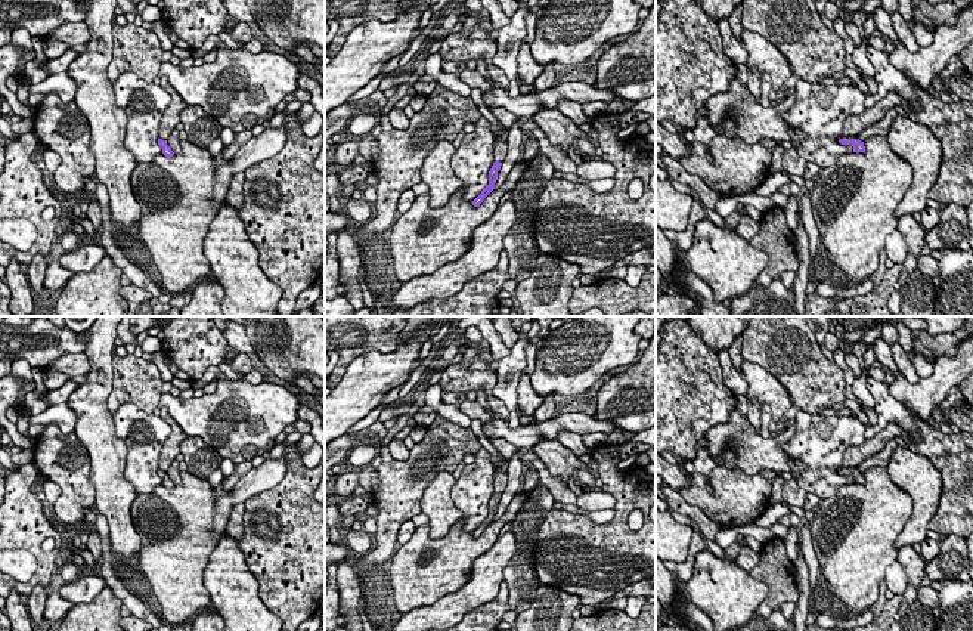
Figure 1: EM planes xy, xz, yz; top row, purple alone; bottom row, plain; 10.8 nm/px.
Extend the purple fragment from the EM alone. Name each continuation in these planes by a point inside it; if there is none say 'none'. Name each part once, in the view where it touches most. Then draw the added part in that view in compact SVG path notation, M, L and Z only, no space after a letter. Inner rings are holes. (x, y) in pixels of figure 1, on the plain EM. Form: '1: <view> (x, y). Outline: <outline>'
1: xz (501, 478). Outline: M501 468L495 474L495 492L502 494L506 488L508 474L503 473Z

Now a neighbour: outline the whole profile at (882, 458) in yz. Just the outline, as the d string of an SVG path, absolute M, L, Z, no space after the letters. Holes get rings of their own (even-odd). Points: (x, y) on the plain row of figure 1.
M890 440L883 451L874 454L873 457L868 457L861 464L858 464L858 470L861 473L865 473L871 467L887 467L896 446L898 443L895 440Z

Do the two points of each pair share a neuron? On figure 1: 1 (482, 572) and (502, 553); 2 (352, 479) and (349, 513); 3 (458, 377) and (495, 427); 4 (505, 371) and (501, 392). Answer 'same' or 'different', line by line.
1: same
2: same
3: different
4: same

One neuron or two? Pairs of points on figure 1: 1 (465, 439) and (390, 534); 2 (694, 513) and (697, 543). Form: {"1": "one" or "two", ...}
{"1": "one", "2": "two"}

